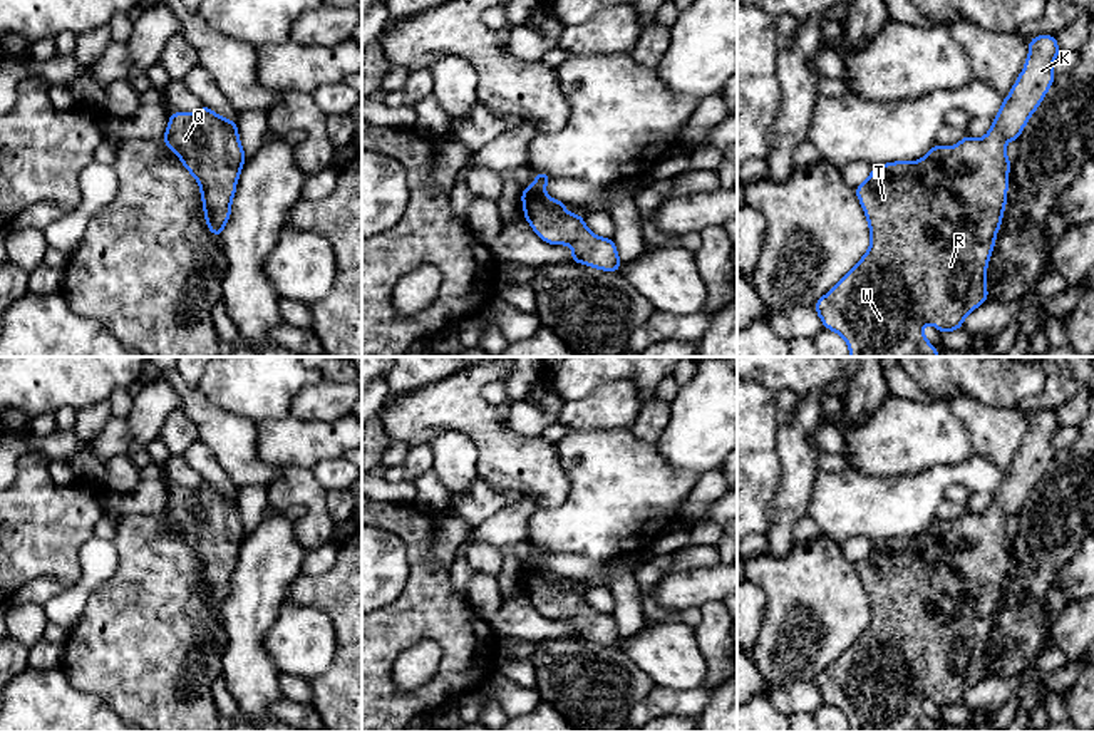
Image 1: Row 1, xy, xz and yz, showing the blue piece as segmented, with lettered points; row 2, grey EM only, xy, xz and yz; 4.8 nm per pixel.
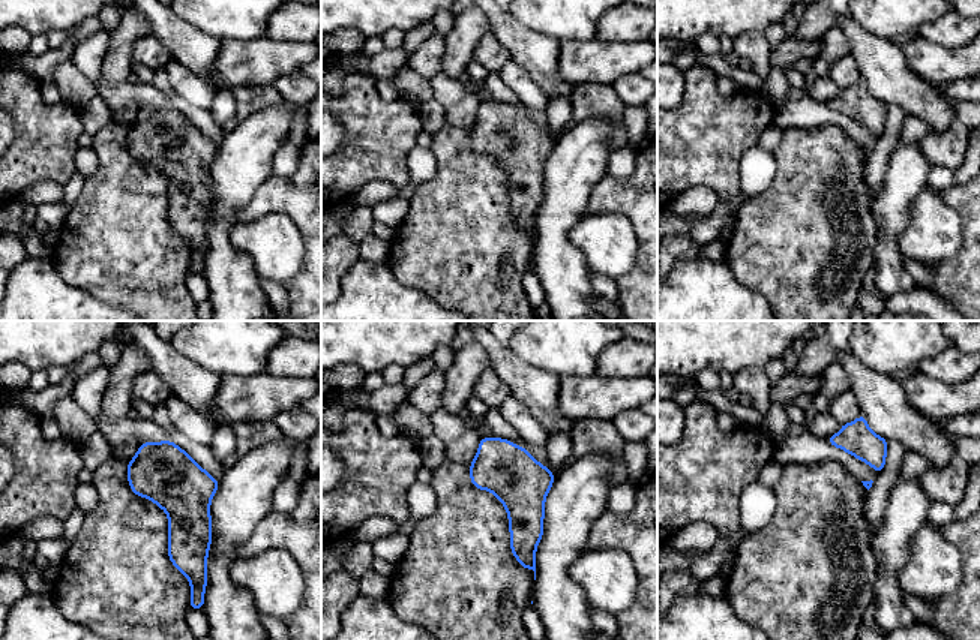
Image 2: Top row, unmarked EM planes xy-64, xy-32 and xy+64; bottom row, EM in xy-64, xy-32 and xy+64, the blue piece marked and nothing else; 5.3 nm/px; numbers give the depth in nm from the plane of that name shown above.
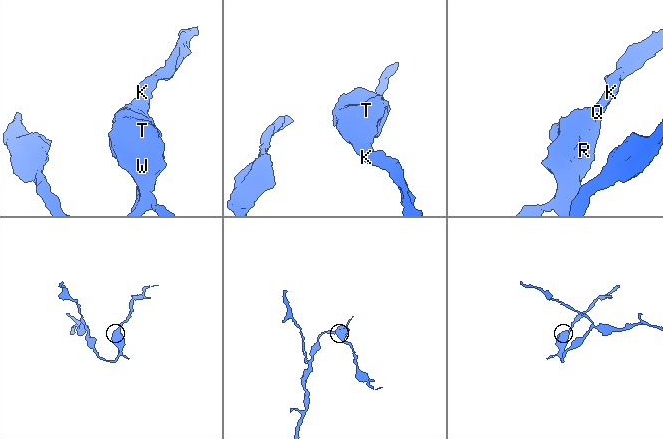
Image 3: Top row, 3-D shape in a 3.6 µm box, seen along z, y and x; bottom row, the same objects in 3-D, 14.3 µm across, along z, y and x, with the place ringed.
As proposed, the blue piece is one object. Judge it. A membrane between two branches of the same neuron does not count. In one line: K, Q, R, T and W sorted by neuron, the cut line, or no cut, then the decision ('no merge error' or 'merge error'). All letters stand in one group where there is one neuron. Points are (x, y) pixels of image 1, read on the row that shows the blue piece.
K Q R T W | no cut | no merge error

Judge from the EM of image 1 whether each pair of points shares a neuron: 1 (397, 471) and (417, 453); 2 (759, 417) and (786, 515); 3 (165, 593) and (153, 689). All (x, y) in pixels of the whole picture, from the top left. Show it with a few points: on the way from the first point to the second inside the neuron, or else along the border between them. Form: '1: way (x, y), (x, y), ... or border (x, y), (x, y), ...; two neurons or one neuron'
1: way (402, 469), (414, 458); one neuron
2: border (778, 449), (779, 488), (766, 525); two neurons
3: way (153, 617), (153, 665); one neuron

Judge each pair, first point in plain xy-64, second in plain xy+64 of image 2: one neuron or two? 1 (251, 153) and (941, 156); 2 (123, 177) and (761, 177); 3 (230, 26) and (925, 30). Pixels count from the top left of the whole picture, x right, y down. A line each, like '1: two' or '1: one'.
1: two
2: two
3: two

